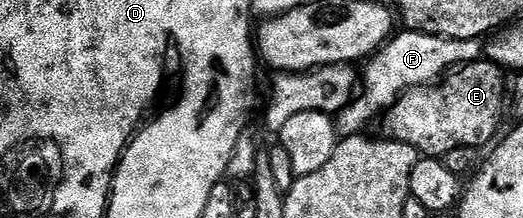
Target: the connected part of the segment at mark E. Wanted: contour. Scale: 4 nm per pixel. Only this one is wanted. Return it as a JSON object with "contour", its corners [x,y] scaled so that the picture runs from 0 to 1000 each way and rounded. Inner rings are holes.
{"contour":[[[937,275],[893,284],[860,330],[847,339],[834,372],[816,390],[792,394],[772,413],[730,528],[730,610],[750,651],[782,661],[818,725],[849,725],[866,679],[904,670],[922,679],[954,596],[954,537],[966,523],[966,339],[956,307]]]}

